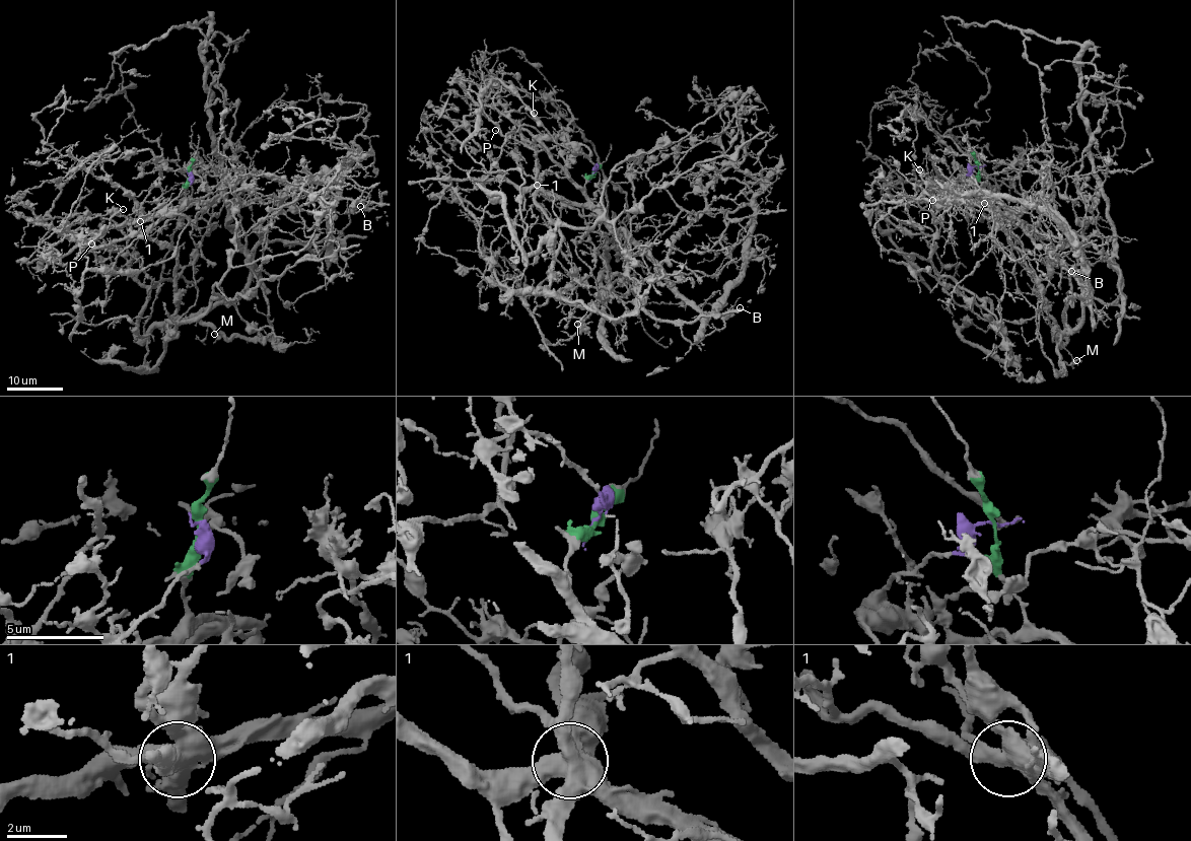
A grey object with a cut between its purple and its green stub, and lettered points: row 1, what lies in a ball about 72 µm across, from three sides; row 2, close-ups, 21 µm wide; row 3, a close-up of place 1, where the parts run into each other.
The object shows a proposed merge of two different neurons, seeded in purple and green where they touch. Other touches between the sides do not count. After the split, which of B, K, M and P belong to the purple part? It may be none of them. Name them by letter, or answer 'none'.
B, K, M, P

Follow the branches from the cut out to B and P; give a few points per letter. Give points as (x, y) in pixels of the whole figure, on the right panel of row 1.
B: (978, 165), (944, 188), (996, 216), (1059, 335), (1081, 322), (1079, 283), (1100, 311), (1070, 270)
P: (978, 165), (944, 186), (951, 194), (942, 191), (931, 200)

